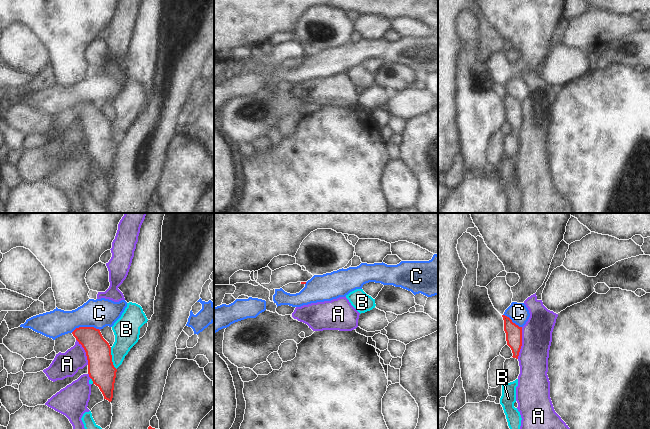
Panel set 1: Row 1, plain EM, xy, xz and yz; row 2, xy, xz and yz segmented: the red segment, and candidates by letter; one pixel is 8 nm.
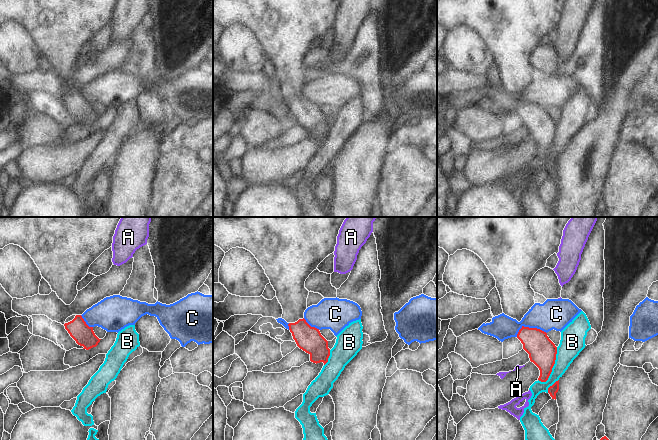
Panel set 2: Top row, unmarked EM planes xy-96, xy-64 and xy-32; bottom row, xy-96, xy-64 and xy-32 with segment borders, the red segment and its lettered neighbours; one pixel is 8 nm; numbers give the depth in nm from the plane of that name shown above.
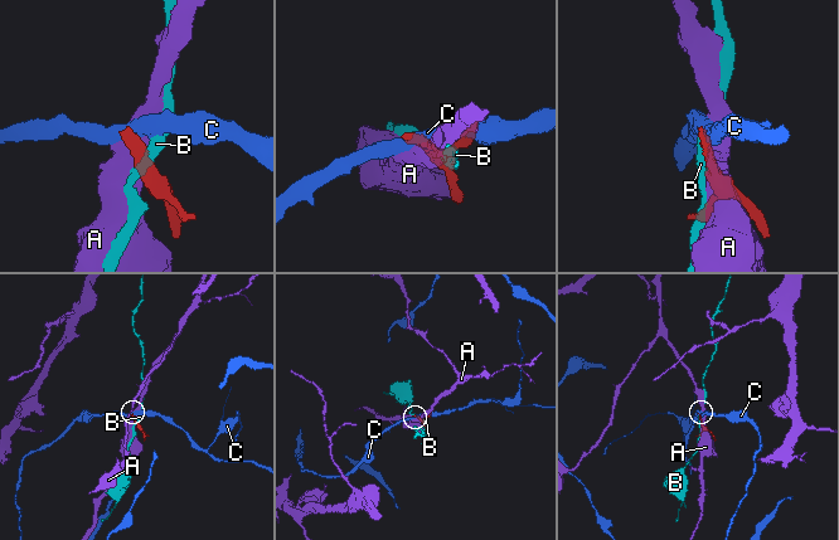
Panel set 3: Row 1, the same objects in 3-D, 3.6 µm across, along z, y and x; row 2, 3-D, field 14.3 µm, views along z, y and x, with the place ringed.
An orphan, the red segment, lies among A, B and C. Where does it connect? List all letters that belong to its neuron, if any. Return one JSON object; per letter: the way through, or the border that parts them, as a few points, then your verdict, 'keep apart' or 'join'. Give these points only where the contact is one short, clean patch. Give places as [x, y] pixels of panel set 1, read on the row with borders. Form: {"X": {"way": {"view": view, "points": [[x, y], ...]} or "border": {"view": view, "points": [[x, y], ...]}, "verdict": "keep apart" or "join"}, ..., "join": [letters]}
{"A": {"verdict": "keep apart"}, "B": {"border": {"view": "xy", "points": [[110, 347], [113, 366], [116, 369]]}, "verdict": "keep apart"}, "C": {"border": {"view": "xy", "points": [[98, 328], [76, 327], [71, 332]]}, "verdict": "keep apart"}, "join": []}

